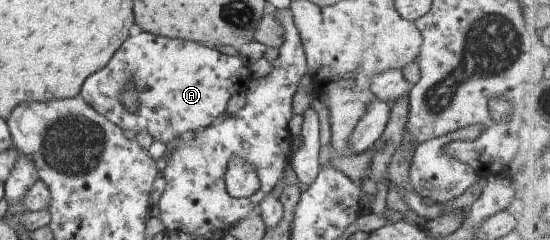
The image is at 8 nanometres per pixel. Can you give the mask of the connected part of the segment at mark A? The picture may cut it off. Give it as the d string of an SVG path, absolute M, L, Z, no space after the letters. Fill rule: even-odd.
M142 31L136 36L129 36L125 39L110 62L83 82L79 95L98 114L110 119L121 129L132 130L136 134L145 132L150 134L154 140L168 144L170 140L178 138L180 134L184 134L188 130L200 132L208 128L222 112L225 112L231 96L242 90L246 91L251 80L248 63L238 57L226 56L192 40L171 39ZM127 82L132 82L137 89L139 103L137 104L138 109L134 112L129 111L121 101L123 98L121 93L125 90Z

